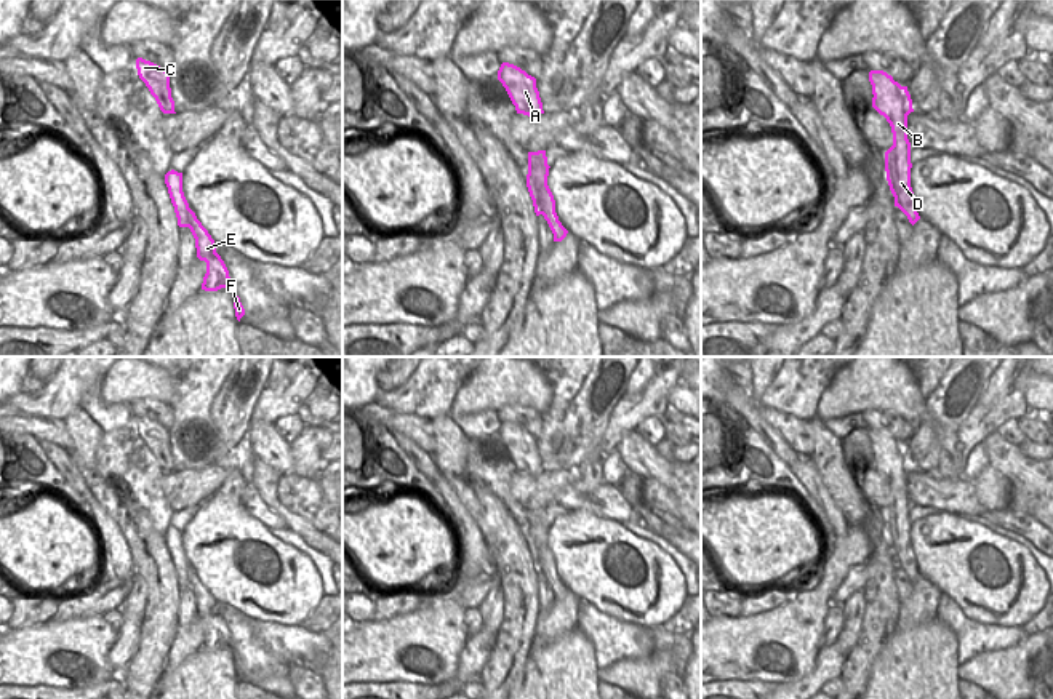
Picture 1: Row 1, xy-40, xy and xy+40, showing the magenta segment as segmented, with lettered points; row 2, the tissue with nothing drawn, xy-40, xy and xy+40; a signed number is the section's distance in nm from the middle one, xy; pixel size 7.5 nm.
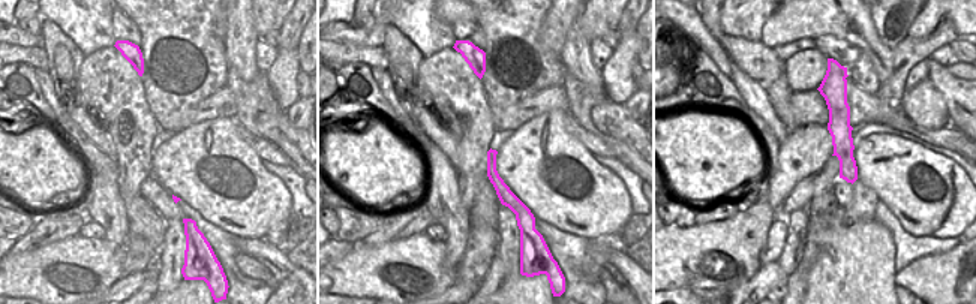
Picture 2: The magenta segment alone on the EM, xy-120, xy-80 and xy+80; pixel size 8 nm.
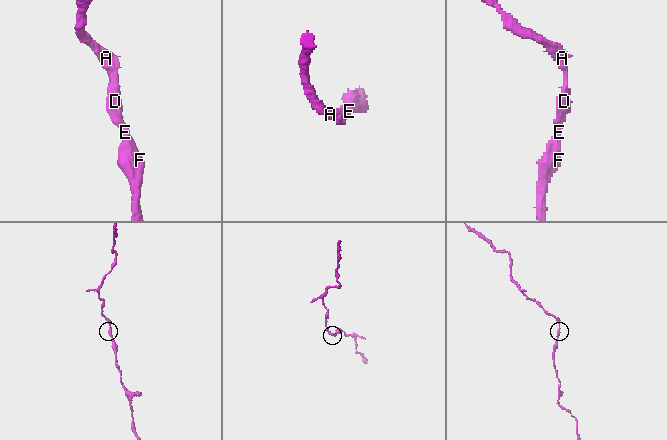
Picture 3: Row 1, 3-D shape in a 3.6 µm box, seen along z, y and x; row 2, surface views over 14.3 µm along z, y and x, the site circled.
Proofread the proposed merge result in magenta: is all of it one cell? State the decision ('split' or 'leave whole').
leave whole

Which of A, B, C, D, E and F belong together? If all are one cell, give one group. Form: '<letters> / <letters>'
A B C D E F

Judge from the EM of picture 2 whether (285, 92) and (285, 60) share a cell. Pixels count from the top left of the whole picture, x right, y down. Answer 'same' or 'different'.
same

